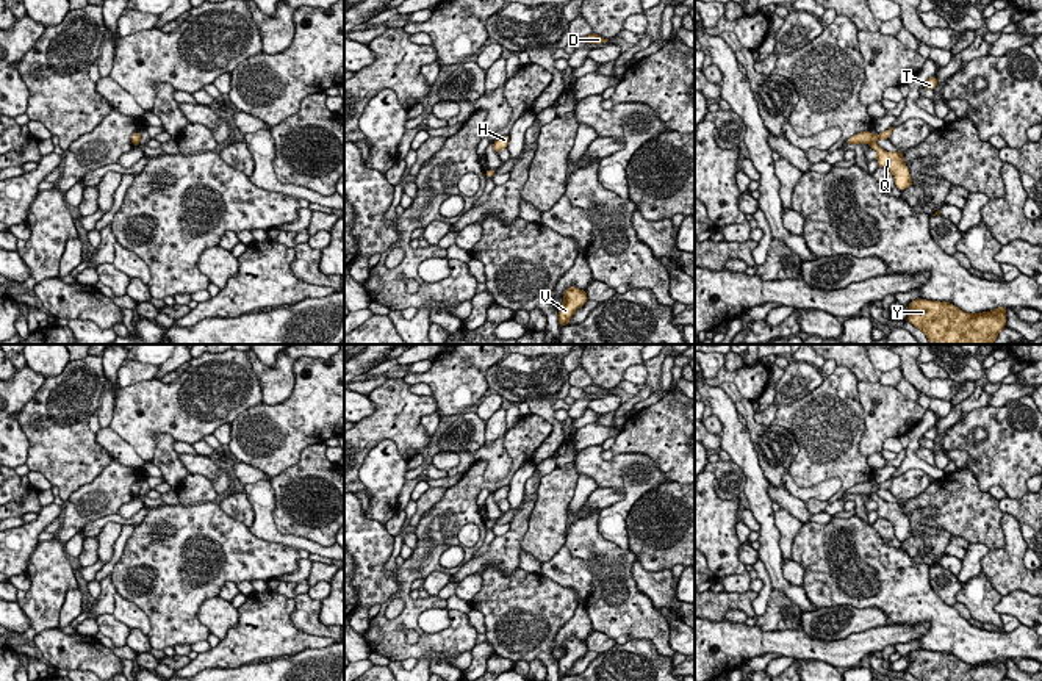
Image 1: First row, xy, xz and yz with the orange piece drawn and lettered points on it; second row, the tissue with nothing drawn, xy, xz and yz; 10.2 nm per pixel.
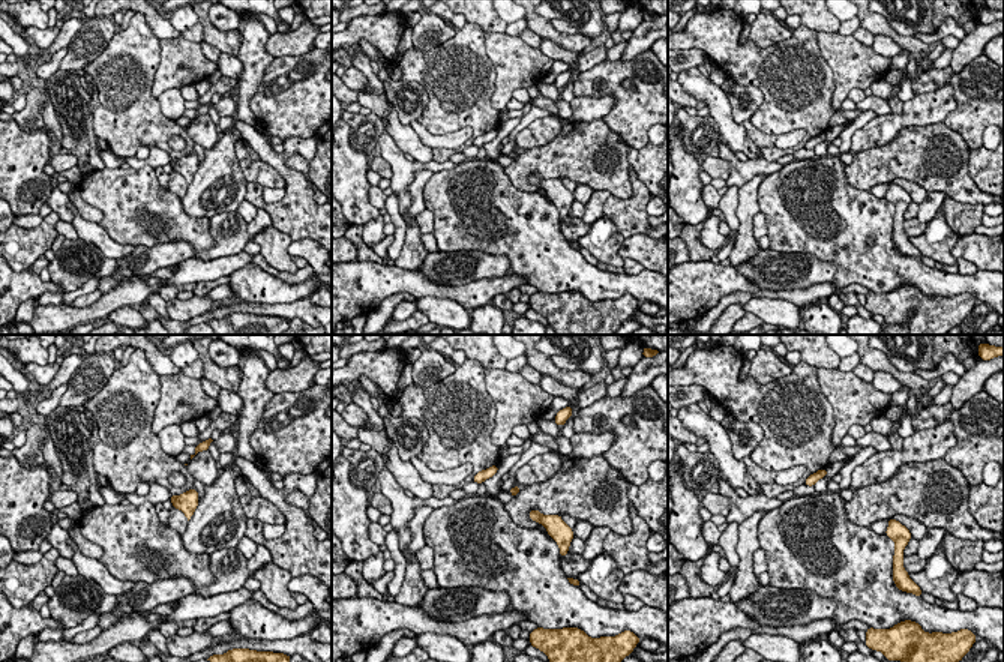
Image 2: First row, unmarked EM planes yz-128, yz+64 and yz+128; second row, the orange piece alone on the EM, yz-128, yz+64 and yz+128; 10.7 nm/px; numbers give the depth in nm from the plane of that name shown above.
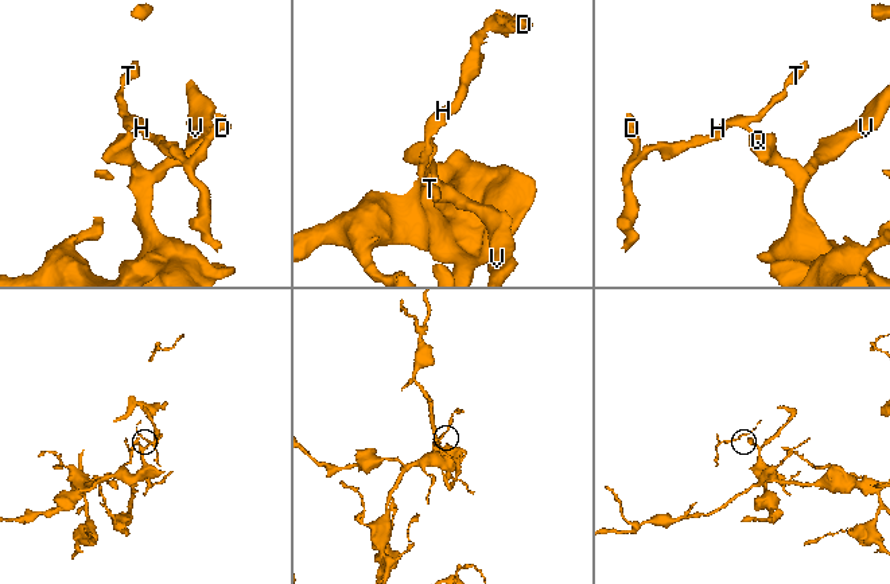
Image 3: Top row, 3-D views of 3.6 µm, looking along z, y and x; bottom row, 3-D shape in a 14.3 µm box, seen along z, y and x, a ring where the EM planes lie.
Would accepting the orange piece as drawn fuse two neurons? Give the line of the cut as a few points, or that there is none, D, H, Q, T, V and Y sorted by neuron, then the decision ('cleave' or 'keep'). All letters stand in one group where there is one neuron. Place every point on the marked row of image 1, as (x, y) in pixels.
yz (873, 143), (870, 146) | D H T / Q V Y | cleave

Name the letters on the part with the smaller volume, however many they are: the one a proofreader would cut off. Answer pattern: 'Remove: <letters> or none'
Remove: D, H, T

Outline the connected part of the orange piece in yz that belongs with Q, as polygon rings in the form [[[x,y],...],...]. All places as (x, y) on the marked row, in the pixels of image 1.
[[[871,144],[870,147],[878,152],[878,166],[886,168],[893,174],[895,185],[900,191],[914,185],[909,174],[909,168],[906,166],[903,158],[903,152],[887,152],[881,149],[878,144]]]

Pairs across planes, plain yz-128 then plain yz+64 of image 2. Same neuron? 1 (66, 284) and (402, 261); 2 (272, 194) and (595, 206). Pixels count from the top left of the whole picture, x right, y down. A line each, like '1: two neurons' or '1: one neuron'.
1: one neuron
2: one neuron

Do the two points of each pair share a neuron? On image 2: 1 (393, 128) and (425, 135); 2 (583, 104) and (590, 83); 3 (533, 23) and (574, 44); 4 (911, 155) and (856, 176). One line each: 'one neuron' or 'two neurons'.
1: two neurons
2: two neurons
3: one neuron
4: one neuron

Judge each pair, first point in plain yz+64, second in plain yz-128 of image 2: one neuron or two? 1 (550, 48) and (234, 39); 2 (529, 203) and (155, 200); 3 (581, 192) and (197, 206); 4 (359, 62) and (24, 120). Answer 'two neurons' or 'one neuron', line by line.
1: two neurons
2: one neuron
3: two neurons
4: two neurons

